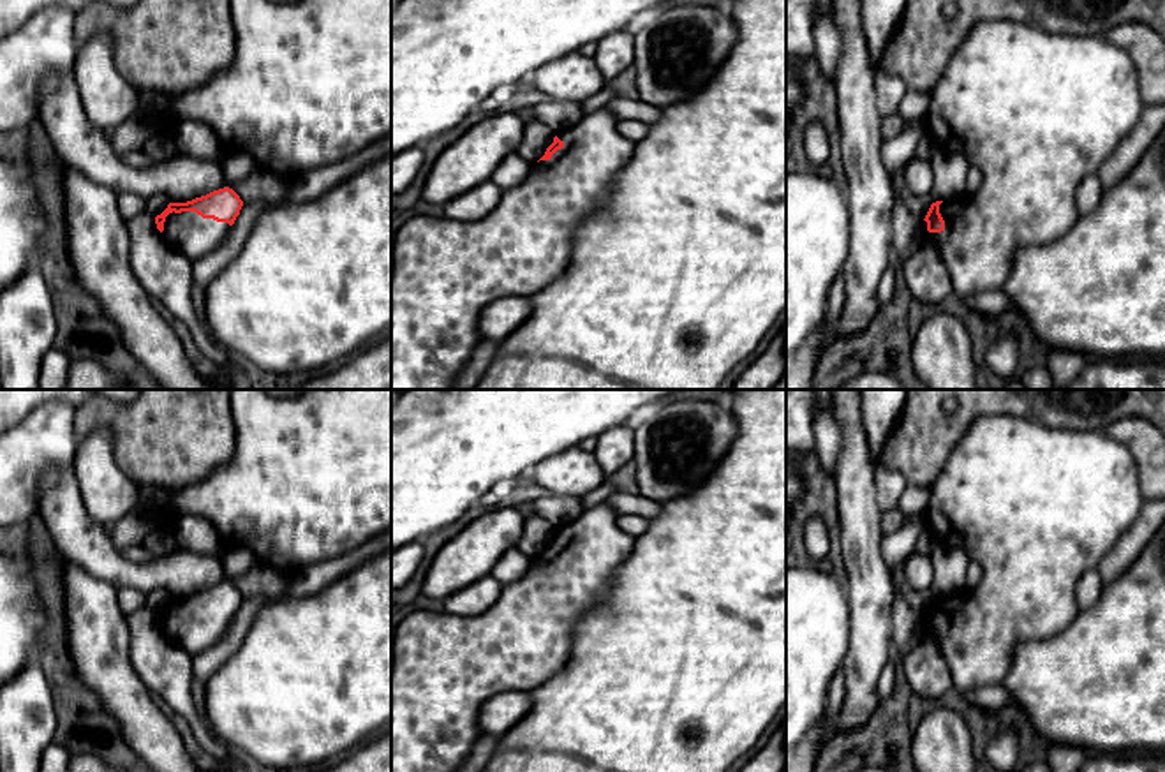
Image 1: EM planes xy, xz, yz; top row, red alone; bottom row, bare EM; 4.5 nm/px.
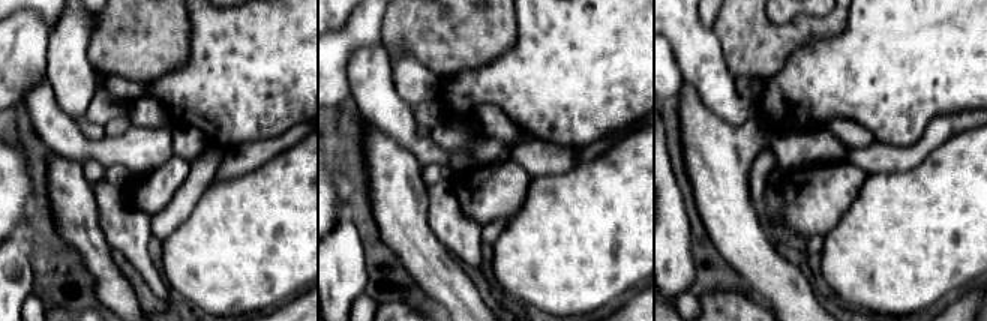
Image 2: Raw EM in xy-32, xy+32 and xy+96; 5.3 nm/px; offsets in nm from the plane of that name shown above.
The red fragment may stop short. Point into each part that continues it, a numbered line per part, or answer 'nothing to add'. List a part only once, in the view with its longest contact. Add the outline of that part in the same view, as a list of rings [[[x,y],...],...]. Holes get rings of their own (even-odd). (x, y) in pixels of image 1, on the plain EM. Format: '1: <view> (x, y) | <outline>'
1: xy (189, 628) | [[[196,606],[169,608],[162,633],[173,645],[182,647],[190,657],[213,647],[227,631],[229,619],[203,613]]]

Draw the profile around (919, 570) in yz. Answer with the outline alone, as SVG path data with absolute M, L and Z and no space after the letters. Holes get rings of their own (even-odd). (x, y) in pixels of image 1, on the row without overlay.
M911 552L904 562L906 580L915 590L931 590L934 569L932 559L925 553Z

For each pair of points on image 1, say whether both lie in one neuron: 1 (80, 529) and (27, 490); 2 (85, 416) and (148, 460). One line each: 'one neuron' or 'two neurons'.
1: two neurons
2: one neuron

